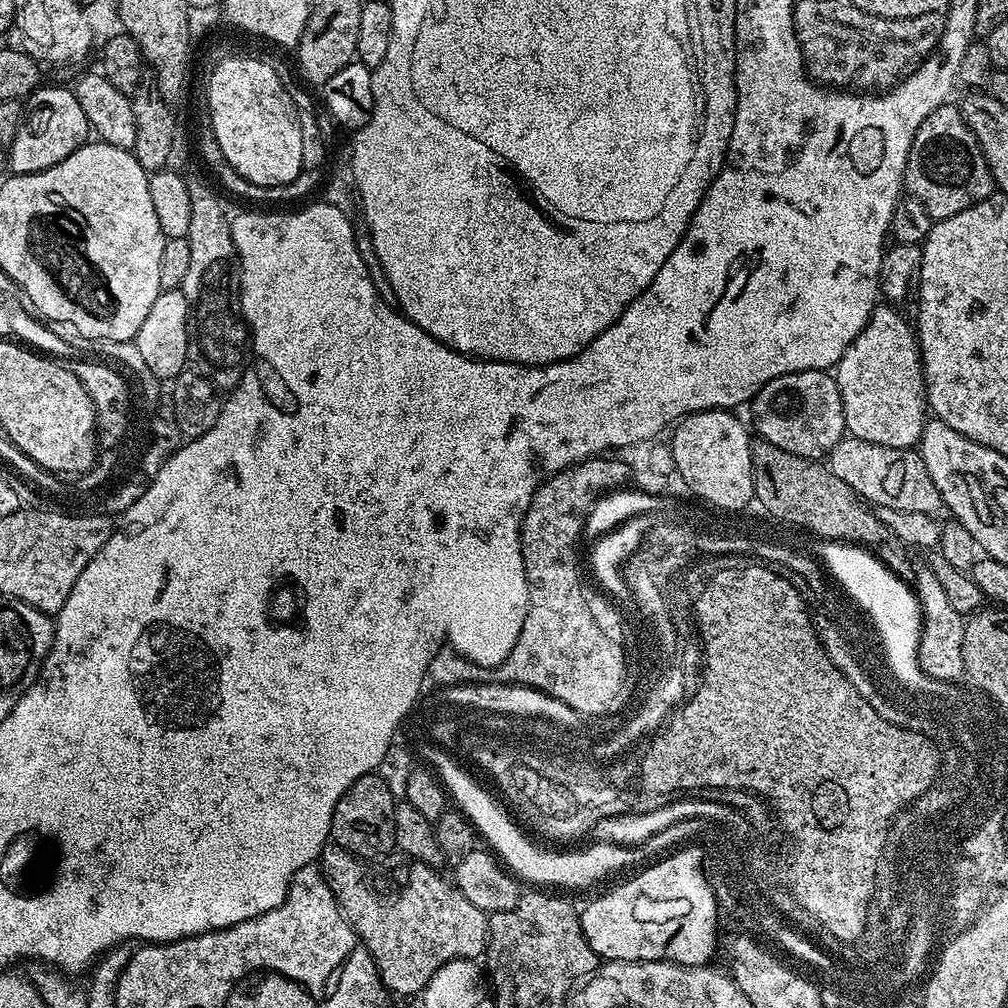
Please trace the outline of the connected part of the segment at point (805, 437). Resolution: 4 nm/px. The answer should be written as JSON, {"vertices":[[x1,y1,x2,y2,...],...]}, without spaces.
{"vertices":[[827,371,791,372,771,380,768,385,757,391,751,401,750,409,756,415,756,428,759,439,768,440,774,446,782,446,782,450,790,450,790,454,805,456,811,460,827,457,839,440,845,439,844,411,842,398,835,379]]}

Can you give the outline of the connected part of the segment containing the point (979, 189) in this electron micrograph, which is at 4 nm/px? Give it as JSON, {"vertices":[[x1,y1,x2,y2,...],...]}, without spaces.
{"vertices":[[952,102,940,104,918,126,904,171,907,195,921,200,933,221,962,214,970,206,993,195,994,185,986,158,970,126,963,120,961,109]]}

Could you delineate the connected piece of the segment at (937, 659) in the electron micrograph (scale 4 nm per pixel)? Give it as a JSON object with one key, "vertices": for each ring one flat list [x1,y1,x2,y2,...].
{"vertices":[[927,566,917,567,914,572,914,591,920,604,923,620,920,628,920,644,917,646,917,658,920,660,920,671,932,675,936,679,949,682,959,681,965,675,962,658,962,642,966,617,954,610,938,578,934,578,934,570]]}

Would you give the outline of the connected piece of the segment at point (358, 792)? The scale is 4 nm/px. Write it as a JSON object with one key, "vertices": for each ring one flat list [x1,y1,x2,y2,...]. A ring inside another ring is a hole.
{"vertices":[[379,774,358,778,344,791,342,798,338,798,334,806,331,843,350,850,350,854,363,856,366,860,389,855,396,848,394,814,397,803,397,797,392,796,390,790,386,790,386,782,382,782]]}

